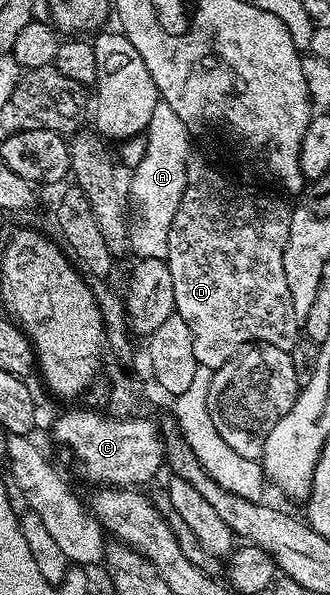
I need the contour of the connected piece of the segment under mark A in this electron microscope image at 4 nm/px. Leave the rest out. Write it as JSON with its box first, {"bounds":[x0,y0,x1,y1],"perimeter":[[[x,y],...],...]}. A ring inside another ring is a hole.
{"bounds":[129,99,191,259],"perimeter":[[[159,99],[146,127],[147,149],[143,161],[132,172],[133,181],[129,188],[139,209],[139,223],[130,234],[130,248],[142,259],[164,259],[169,256],[170,227],[175,210],[182,200],[186,188],[186,173],[191,158],[191,138],[189,127],[176,116],[171,105]],[[133,193],[133,195],[132,195]]]}

